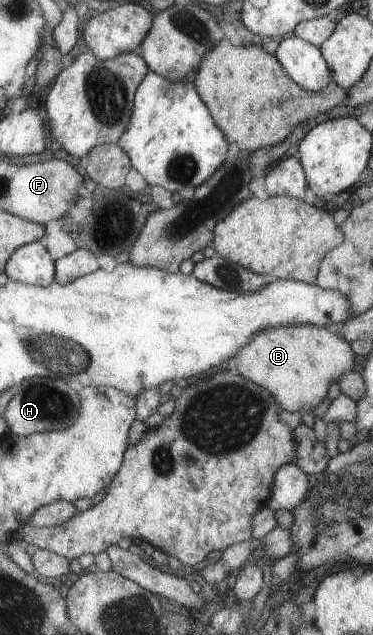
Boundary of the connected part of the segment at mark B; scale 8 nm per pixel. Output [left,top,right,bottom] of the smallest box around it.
[229,324,354,412]

